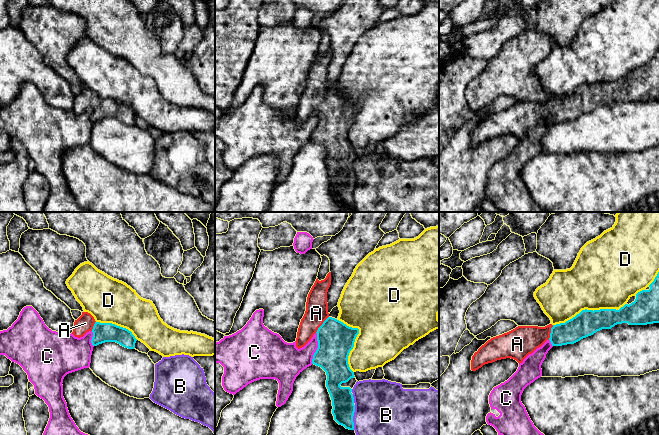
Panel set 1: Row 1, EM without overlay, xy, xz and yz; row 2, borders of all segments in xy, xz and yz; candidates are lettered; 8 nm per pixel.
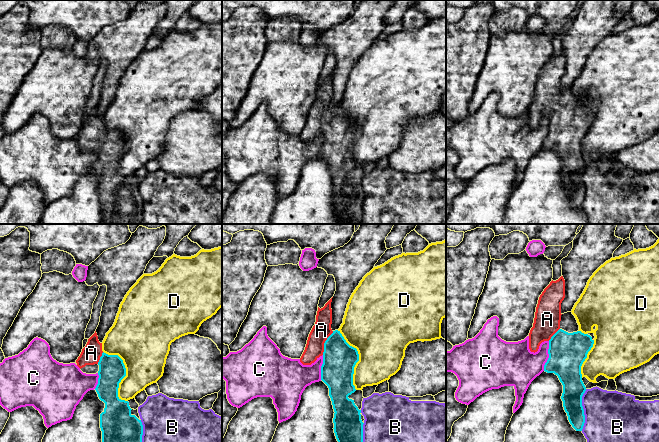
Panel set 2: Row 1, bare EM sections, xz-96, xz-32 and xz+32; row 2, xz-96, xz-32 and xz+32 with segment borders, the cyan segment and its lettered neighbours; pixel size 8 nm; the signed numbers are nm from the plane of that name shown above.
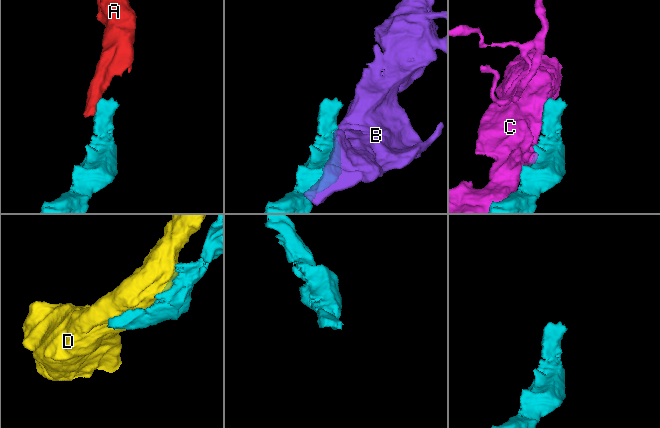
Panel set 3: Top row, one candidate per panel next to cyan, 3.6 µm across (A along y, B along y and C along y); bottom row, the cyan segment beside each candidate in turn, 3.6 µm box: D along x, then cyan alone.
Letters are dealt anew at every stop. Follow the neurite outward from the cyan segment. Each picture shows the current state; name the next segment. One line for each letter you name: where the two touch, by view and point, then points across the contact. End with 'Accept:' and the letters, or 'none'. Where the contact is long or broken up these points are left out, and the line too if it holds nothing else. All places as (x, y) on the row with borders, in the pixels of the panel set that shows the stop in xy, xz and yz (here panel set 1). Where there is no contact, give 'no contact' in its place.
A: contact xz (322, 324); way xz (335, 339), (322, 324), (316, 318), (316, 313)
Accept: A

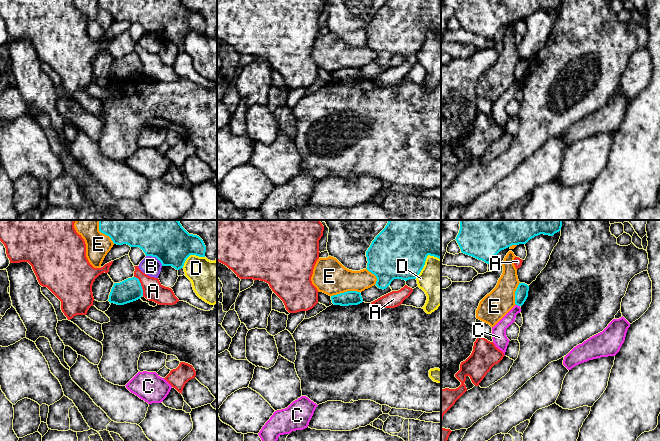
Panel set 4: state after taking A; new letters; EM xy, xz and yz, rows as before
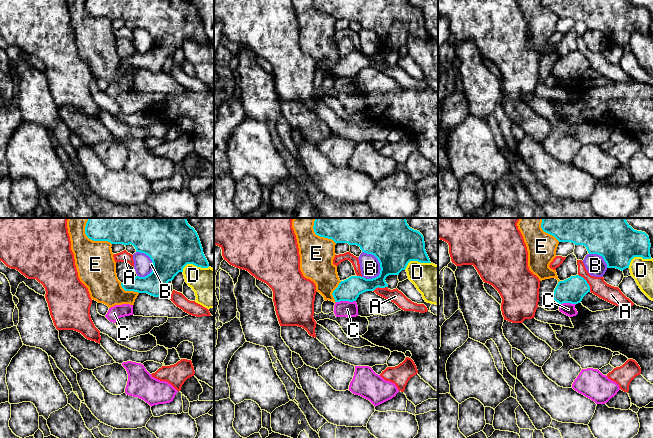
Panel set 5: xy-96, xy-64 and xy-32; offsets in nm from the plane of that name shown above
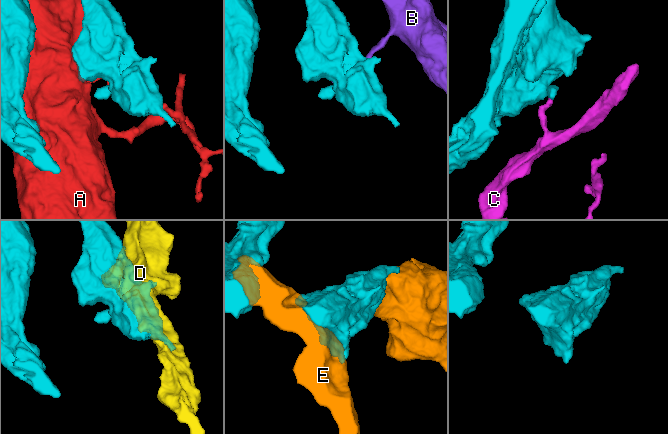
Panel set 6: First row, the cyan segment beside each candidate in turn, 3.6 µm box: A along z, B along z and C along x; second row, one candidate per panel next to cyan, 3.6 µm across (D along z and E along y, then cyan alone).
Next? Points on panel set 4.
Accept: none

